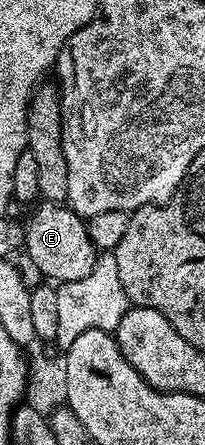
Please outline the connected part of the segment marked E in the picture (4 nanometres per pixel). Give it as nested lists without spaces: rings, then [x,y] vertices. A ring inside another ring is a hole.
[[[40,203],[23,224],[23,252],[28,252],[30,265],[38,269],[41,278],[52,283],[63,283],[82,279],[94,271],[98,251],[88,234],[85,218],[79,217],[67,204]]]

